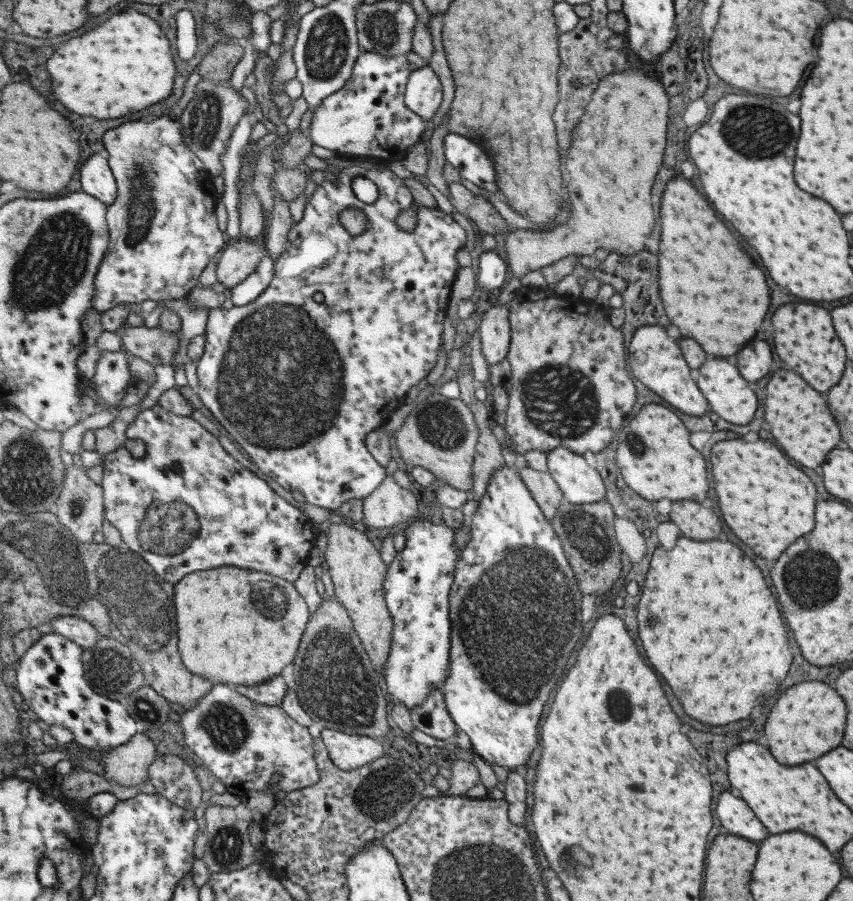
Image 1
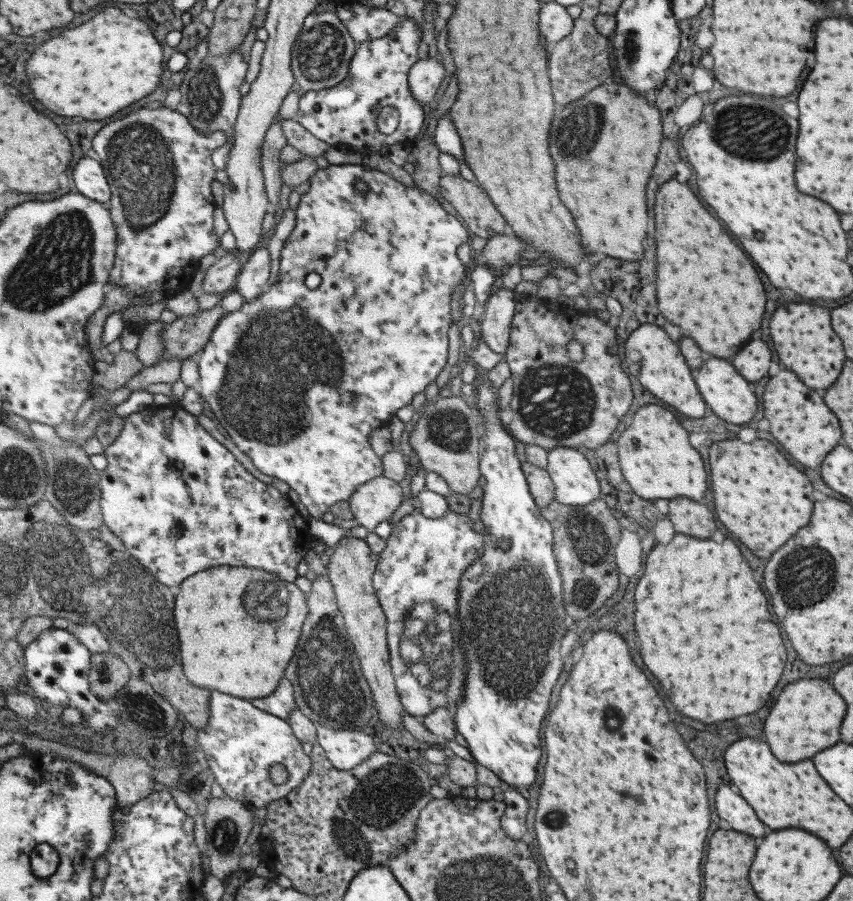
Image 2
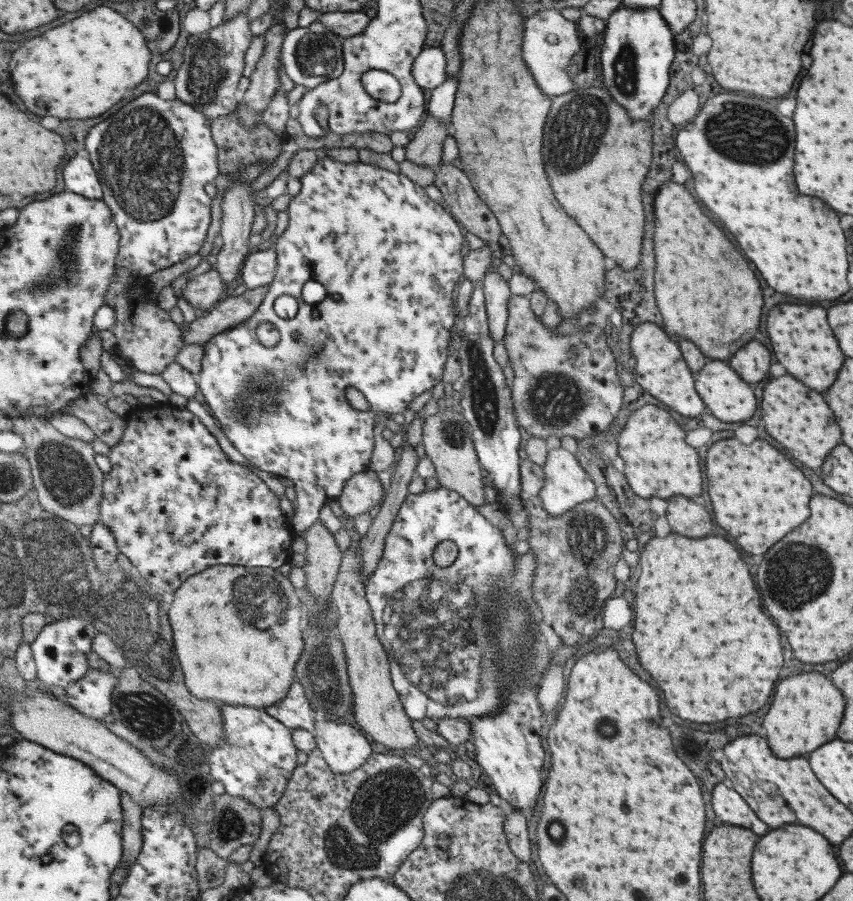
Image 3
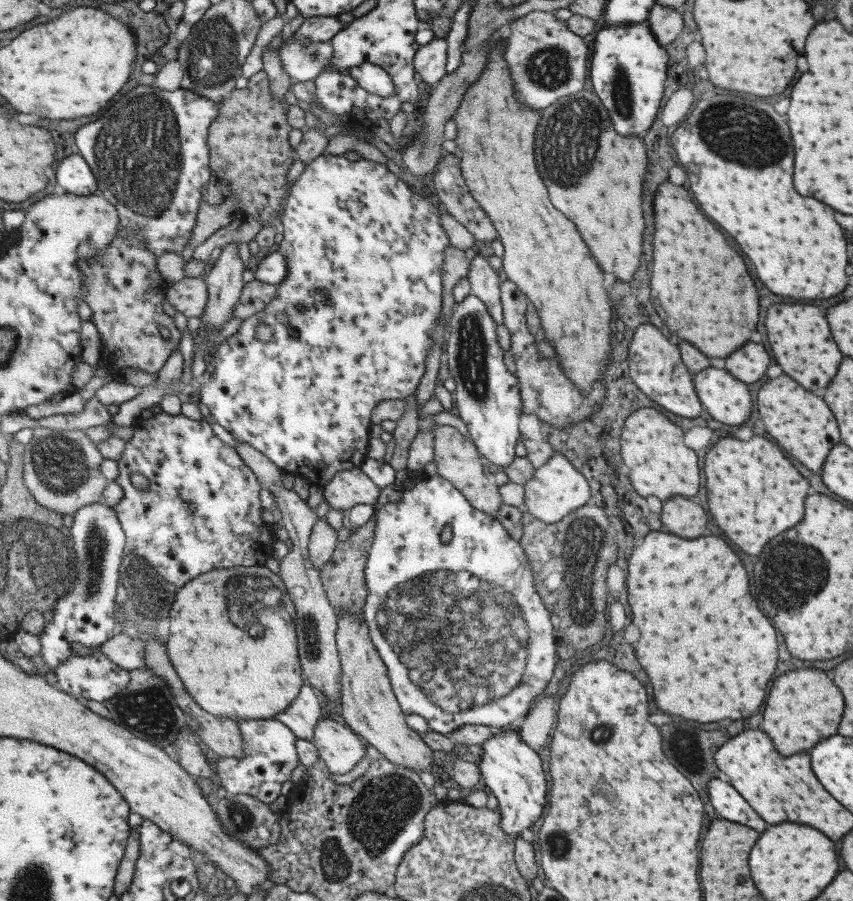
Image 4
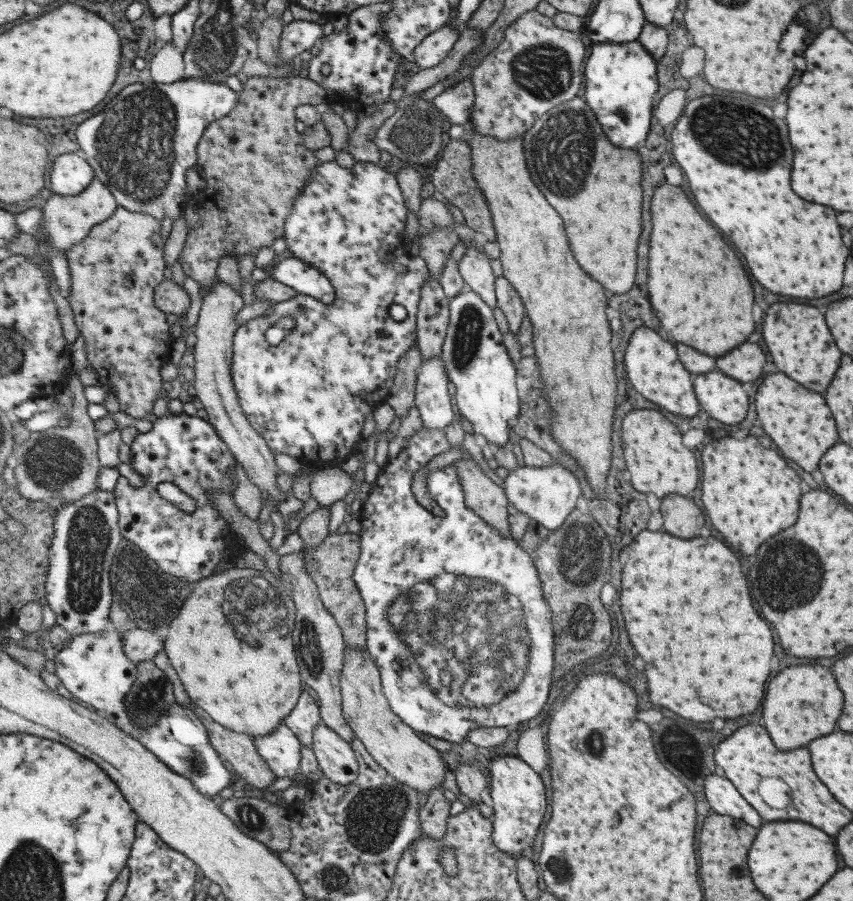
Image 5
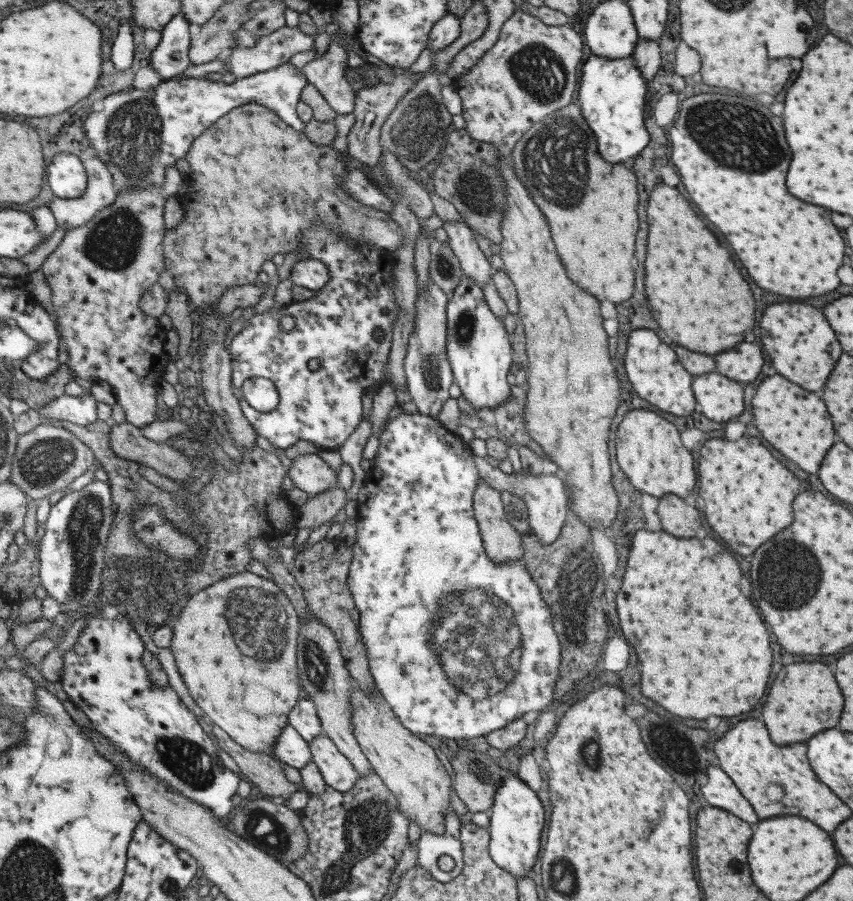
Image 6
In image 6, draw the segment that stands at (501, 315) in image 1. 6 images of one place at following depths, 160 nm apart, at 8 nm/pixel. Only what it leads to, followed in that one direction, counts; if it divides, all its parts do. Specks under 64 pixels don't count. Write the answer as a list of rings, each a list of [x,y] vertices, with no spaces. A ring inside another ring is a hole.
[[[446,222],[444,230],[449,236],[449,245],[460,258],[464,273],[483,286],[487,286],[489,280],[489,260],[479,248],[475,240],[474,229],[466,222]]]

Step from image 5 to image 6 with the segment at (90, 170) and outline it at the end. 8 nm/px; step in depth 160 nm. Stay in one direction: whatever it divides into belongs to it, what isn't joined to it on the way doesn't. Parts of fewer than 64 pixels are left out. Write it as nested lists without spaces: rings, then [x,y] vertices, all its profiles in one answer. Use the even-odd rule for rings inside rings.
[[[57,154],[49,166],[49,187],[59,198],[81,198],[88,190],[88,180],[88,169],[75,154]]]

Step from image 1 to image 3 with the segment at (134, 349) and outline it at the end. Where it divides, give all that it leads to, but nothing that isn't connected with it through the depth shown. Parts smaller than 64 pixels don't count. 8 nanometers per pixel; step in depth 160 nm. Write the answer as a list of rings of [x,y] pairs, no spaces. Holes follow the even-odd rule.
[[[270,285],[247,289],[247,292],[237,297],[224,297],[212,310],[197,317],[191,326],[183,327],[186,345],[205,347],[216,334],[253,316],[265,300]]]

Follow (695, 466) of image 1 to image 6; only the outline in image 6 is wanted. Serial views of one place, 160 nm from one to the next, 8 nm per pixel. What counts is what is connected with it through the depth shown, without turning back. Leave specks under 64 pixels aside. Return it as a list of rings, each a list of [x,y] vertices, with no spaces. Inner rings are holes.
[[[631,410],[623,416],[615,430],[615,450],[621,472],[633,488],[655,498],[663,494],[687,496],[695,484],[695,470],[691,454],[681,446],[679,432],[673,424],[649,410]]]

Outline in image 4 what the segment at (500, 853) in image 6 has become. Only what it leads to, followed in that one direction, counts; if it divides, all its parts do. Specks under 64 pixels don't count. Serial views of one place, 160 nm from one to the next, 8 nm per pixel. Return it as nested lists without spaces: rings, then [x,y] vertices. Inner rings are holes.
[[[502,729],[501,732],[493,732],[489,740],[482,744],[483,755],[481,756],[482,779],[486,786],[490,788],[491,794],[496,798],[496,808],[500,812],[500,825],[504,832],[513,838],[521,836],[521,833],[533,820],[539,818],[543,804],[545,804],[545,776],[541,770],[541,760],[535,752],[522,738],[516,729]]]

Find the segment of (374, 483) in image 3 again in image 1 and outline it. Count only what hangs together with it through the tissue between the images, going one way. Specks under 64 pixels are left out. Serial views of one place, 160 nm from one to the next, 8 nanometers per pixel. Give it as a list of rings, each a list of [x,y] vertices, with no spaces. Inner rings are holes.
[[[395,460],[387,464],[387,479],[367,498],[362,499],[363,521],[374,530],[403,529],[423,515],[423,502],[411,490],[395,482],[392,472],[397,468]]]

